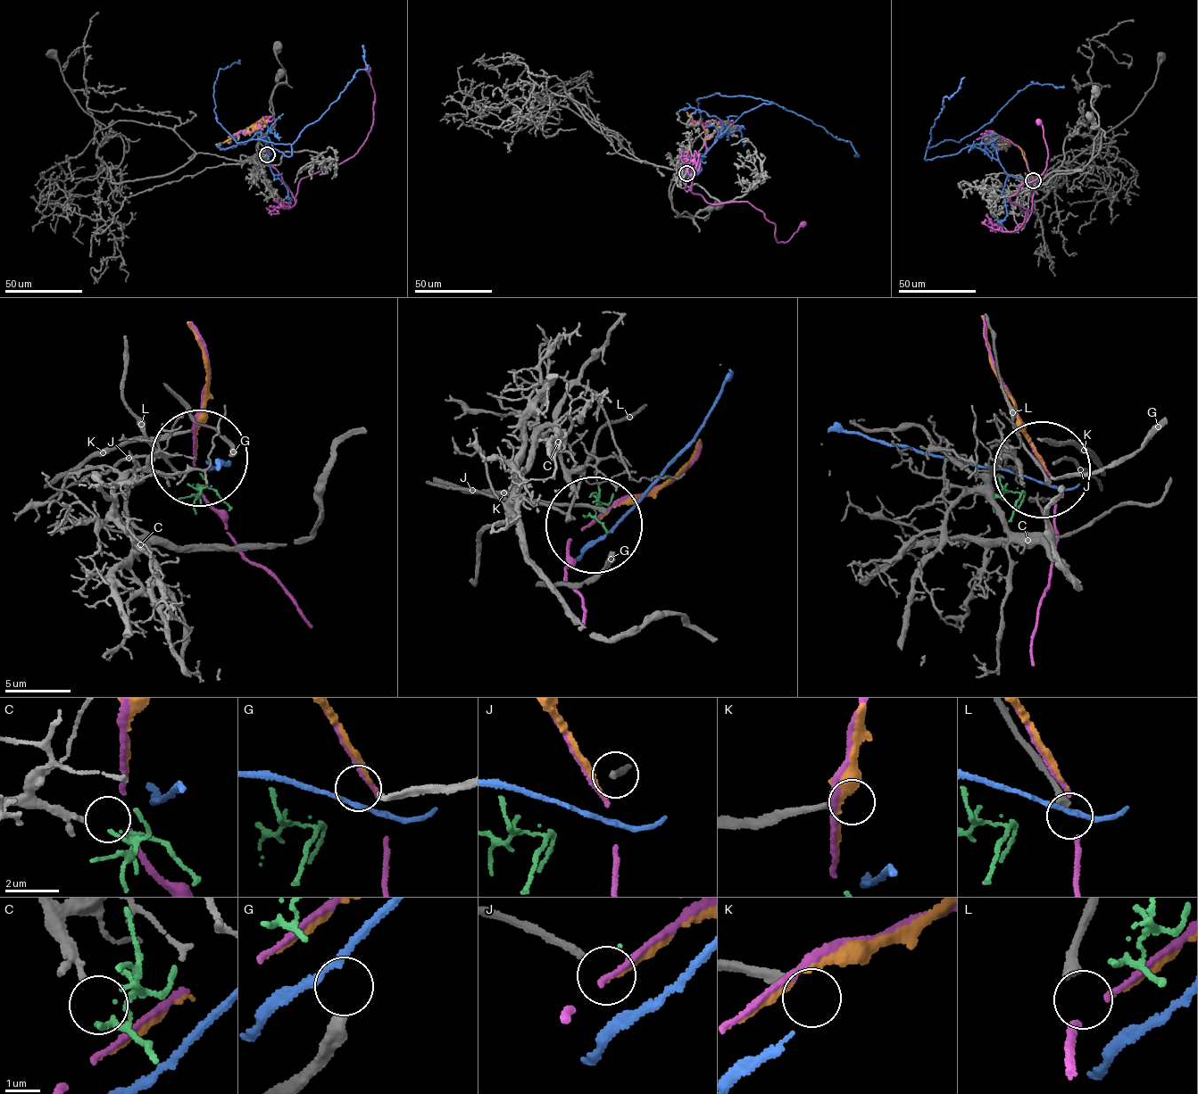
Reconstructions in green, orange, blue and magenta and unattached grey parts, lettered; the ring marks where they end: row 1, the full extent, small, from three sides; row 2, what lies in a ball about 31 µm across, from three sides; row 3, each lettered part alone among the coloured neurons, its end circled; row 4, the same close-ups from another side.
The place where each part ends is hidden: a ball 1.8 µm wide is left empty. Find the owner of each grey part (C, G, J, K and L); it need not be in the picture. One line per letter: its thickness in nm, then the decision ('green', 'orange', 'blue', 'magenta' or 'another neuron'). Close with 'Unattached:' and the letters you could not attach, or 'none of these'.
C: 150 nm | green
G: 280 nm | another neuron
J: 240 nm | another neuron
K: 240 nm | another neuron
L: 320 nm | another neuron
Unattached: G, J, K, L

